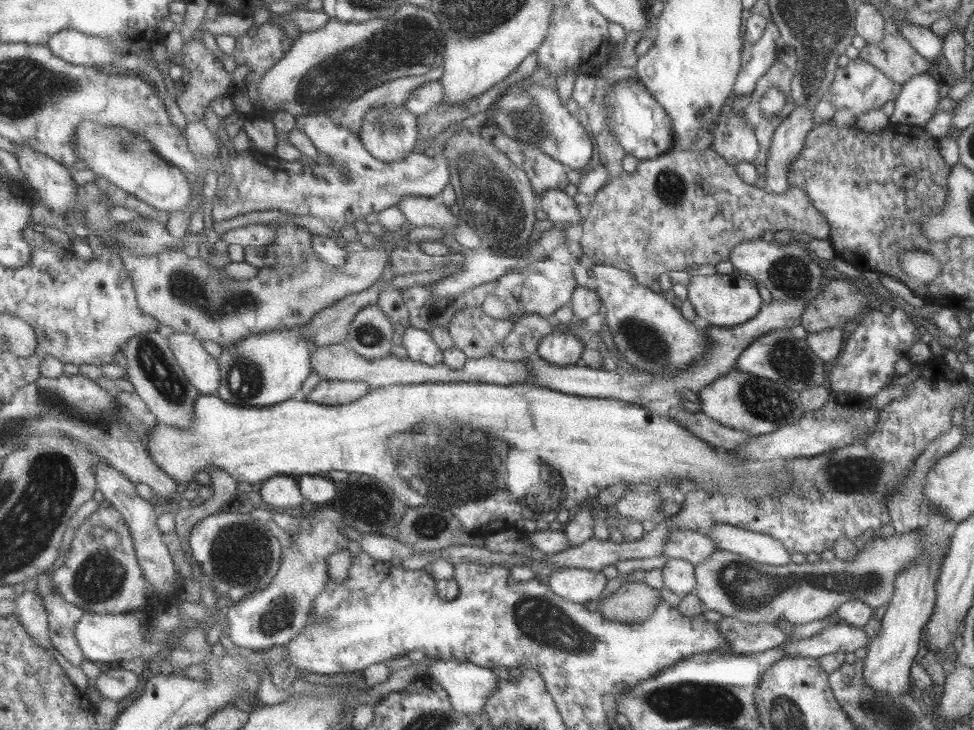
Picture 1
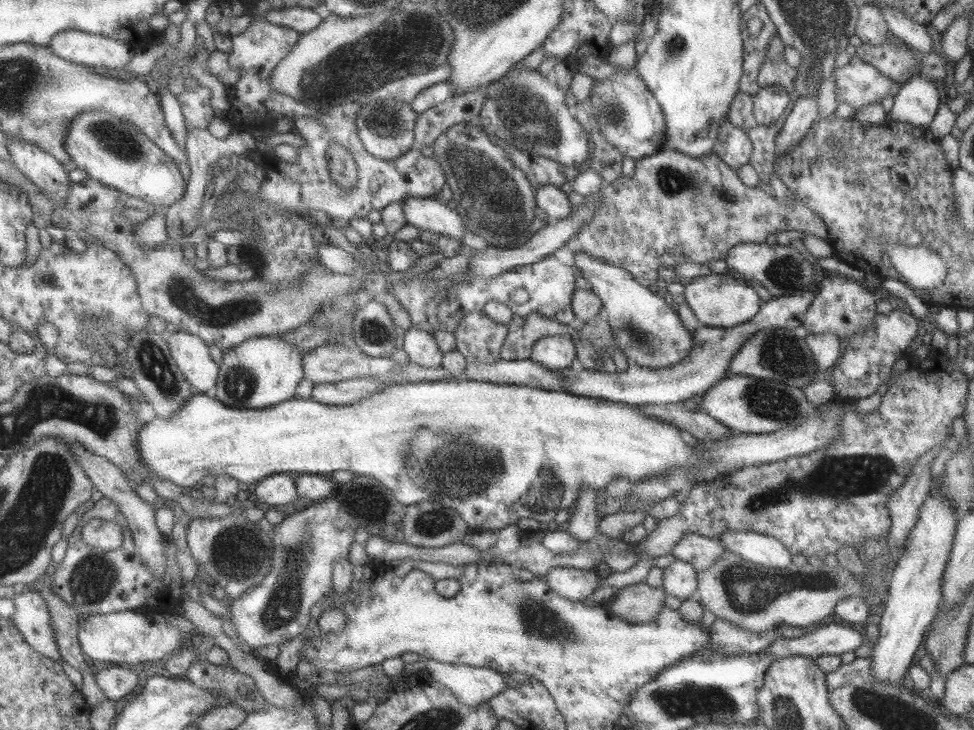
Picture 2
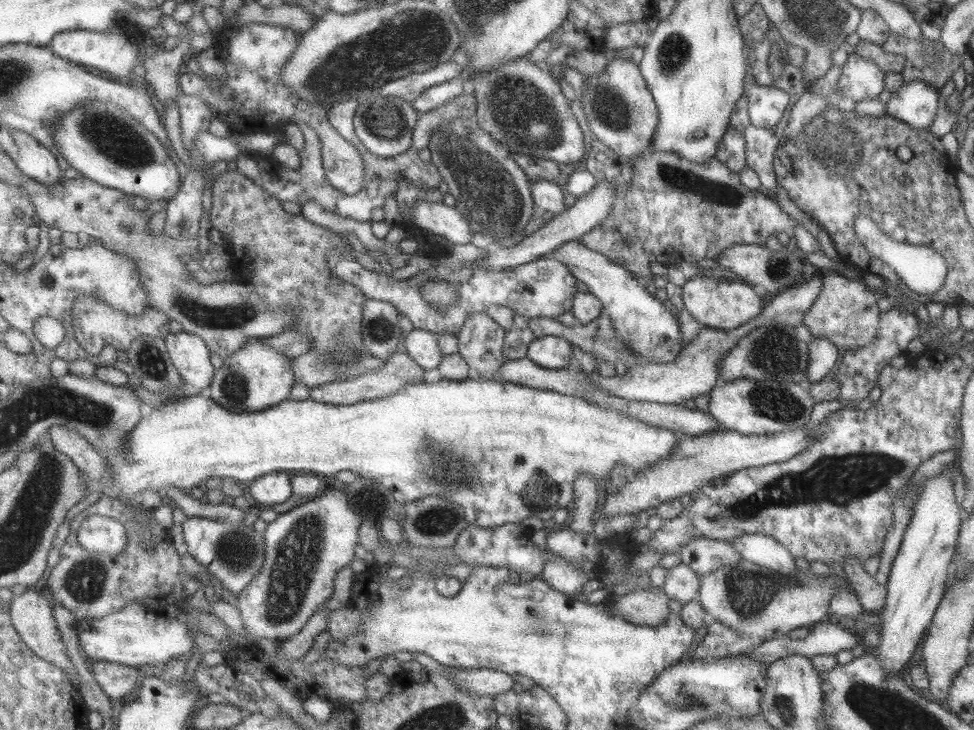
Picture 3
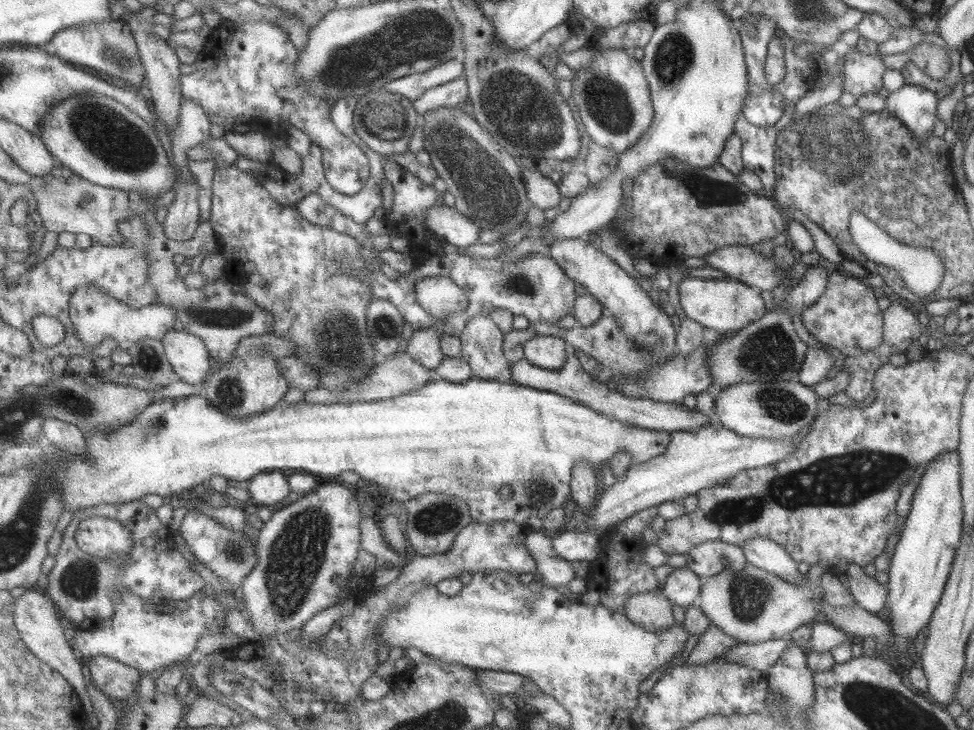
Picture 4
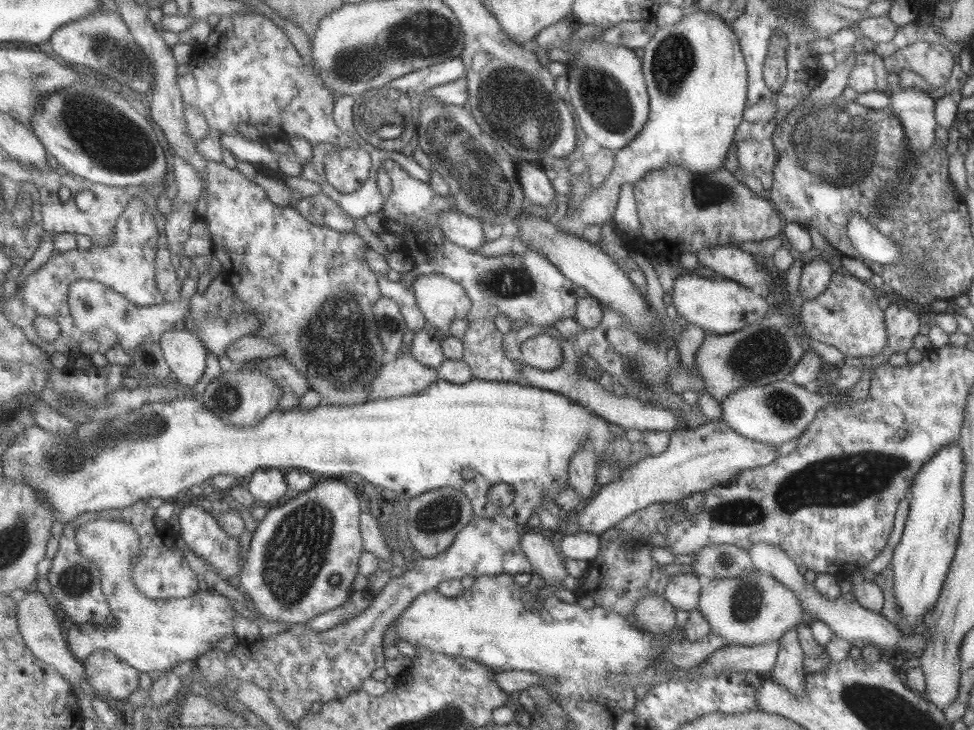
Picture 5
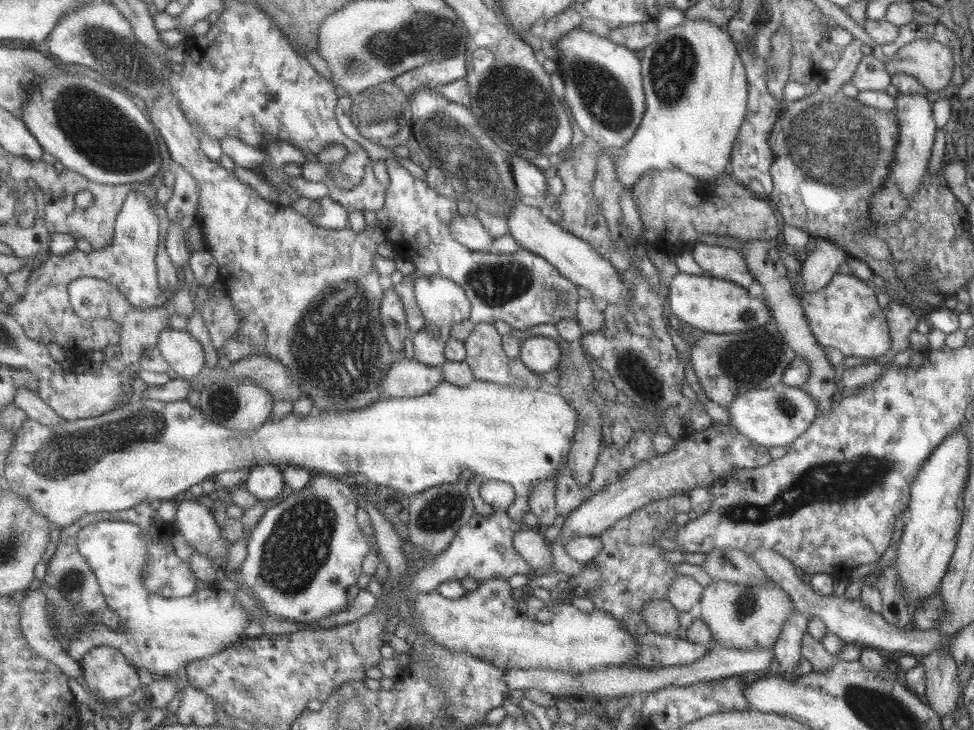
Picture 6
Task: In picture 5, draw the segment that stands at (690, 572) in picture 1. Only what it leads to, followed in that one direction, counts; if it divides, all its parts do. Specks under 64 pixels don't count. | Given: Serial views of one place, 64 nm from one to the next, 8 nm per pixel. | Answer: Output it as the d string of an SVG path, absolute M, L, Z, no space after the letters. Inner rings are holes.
M681 571L669 577L663 595L673 608L689 612L697 608L700 592L697 576Z

